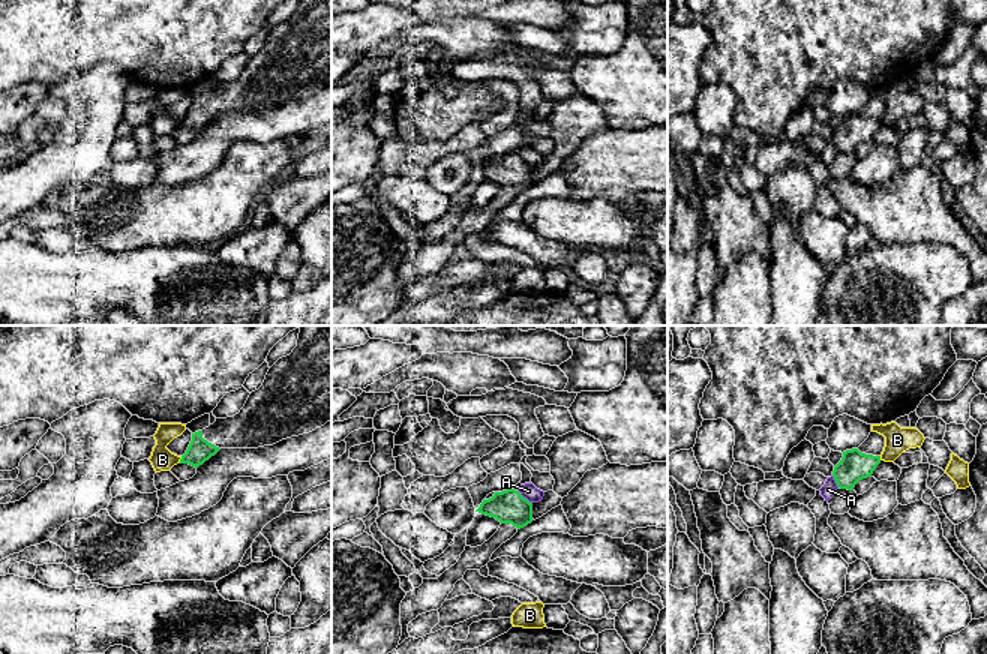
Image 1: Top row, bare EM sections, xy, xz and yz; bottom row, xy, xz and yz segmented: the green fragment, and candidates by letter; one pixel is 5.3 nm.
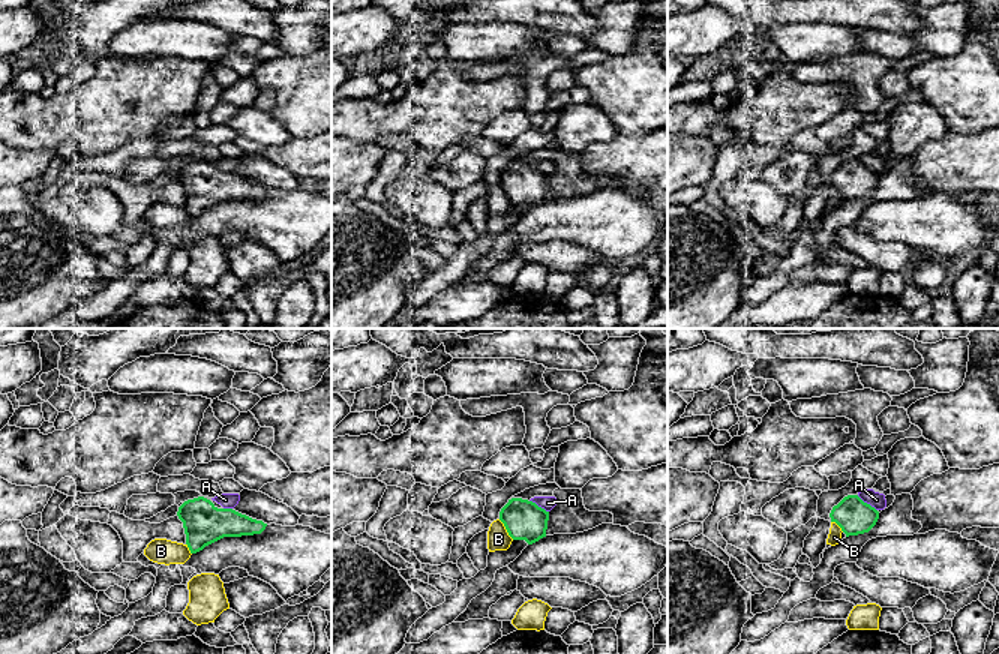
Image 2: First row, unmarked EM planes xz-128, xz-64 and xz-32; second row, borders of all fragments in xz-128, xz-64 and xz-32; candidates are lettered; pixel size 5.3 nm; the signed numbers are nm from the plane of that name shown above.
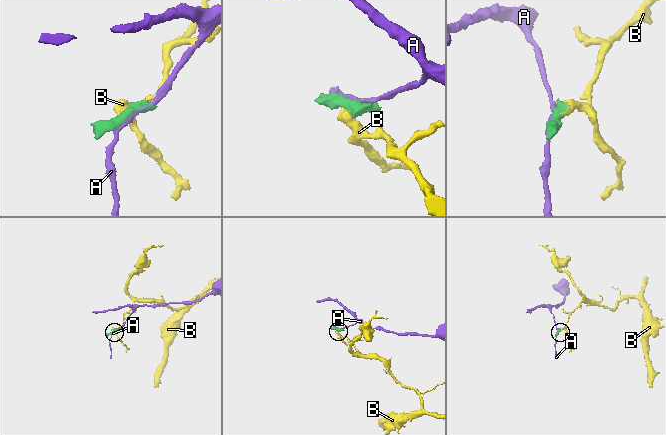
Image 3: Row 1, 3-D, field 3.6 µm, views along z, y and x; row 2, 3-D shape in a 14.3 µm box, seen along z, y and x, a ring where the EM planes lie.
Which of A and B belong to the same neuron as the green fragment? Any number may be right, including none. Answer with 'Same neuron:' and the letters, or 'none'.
Same neuron: none

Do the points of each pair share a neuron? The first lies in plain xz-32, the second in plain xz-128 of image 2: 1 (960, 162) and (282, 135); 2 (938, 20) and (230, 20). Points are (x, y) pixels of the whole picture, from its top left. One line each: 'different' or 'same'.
1: different
2: different

